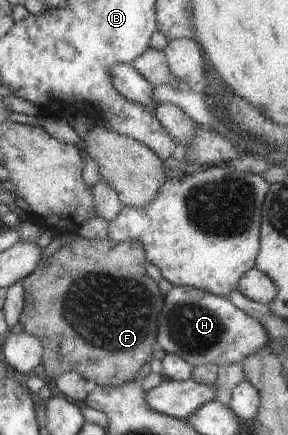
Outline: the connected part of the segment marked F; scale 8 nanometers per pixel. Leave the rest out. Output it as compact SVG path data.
M78 235L66 246L46 260L41 260L36 270L29 274L23 281L25 287L25 304L19 323L23 325L26 334L41 340L44 347L42 357L43 368L49 378L57 378L64 372L76 371L89 381L91 386L95 385L121 385L134 380L143 366L154 359L154 354L159 350L156 339L158 336L158 315L164 306L164 296L158 288L157 282L150 278L146 270L147 260L145 257L144 244L140 241L129 240L121 243L111 241L108 237L103 239L86 240Z

